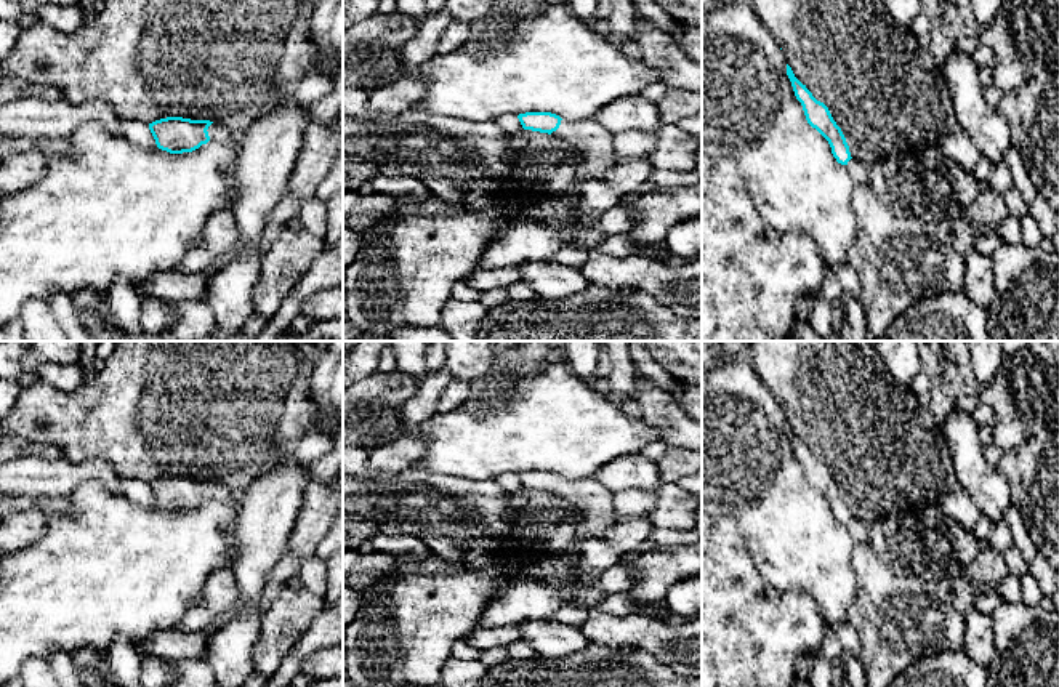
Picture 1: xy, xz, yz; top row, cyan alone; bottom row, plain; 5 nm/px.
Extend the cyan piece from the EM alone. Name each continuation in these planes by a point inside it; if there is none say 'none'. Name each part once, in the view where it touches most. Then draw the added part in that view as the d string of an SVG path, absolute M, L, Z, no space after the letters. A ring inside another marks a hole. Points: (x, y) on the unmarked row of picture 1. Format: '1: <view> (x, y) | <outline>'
1: xy (217, 490) | M211 482L207 490L208 490L210 500L229 501L232 498L234 488L229 488L219 482Z

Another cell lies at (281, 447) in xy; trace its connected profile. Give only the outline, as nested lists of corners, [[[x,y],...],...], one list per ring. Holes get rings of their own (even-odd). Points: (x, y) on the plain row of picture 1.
[[[277,436],[277,439],[274,440],[271,450],[269,450],[269,466],[272,468],[276,466],[282,458],[285,458],[287,455],[292,453],[292,447],[293,444],[280,436]]]

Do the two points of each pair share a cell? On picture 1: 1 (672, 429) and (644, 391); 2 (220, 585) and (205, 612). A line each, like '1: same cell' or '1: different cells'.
1: same cell
2: same cell

